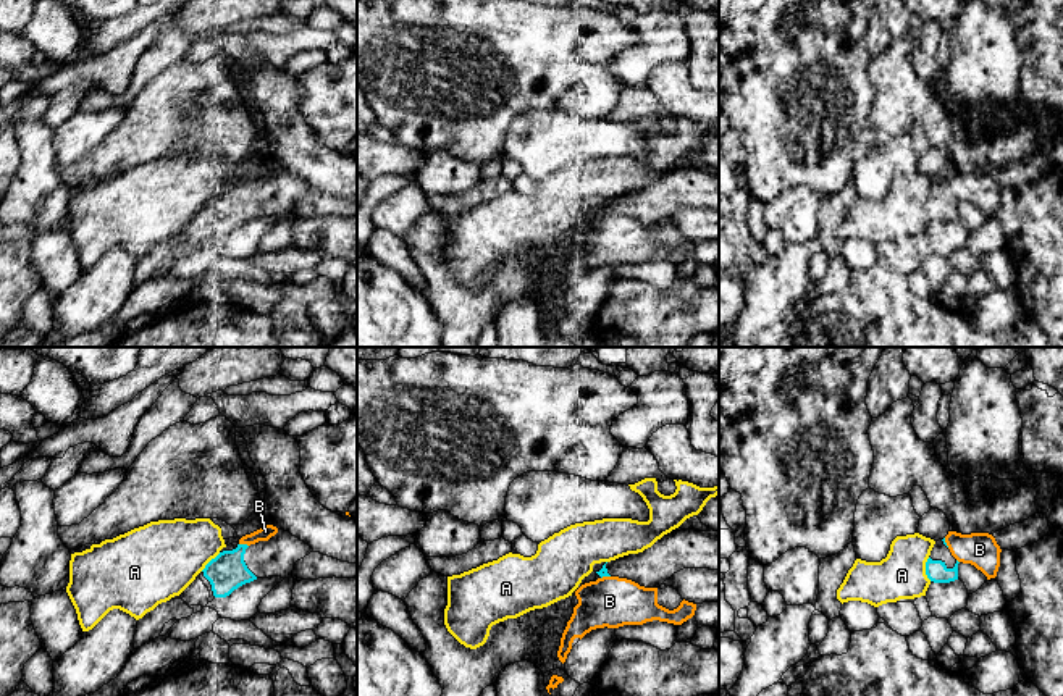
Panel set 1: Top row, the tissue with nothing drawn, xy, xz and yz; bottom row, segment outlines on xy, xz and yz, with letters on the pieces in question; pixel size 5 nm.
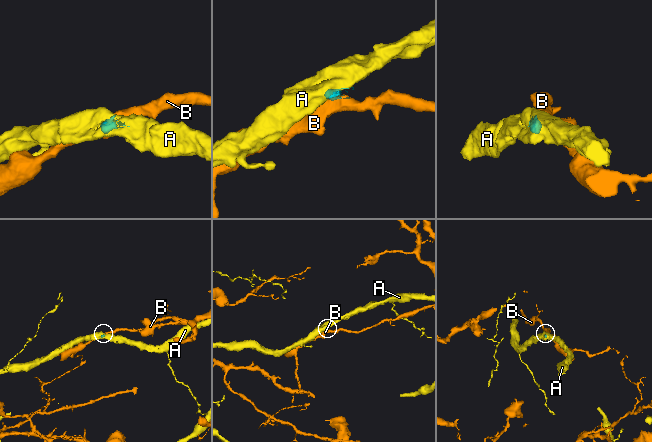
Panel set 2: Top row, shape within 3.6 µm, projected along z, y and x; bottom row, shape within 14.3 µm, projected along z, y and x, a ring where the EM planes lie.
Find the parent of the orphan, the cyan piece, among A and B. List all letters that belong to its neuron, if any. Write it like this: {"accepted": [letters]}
{"accepted": []}

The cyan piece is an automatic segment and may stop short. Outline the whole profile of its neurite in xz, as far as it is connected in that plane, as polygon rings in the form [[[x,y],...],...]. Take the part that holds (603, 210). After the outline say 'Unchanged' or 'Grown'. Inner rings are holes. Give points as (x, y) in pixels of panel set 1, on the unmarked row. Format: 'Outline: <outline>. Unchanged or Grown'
Outline: [[[675,166],[643,191],[611,199],[596,212],[659,226],[683,207],[719,208],[719,170]]]. Grown

